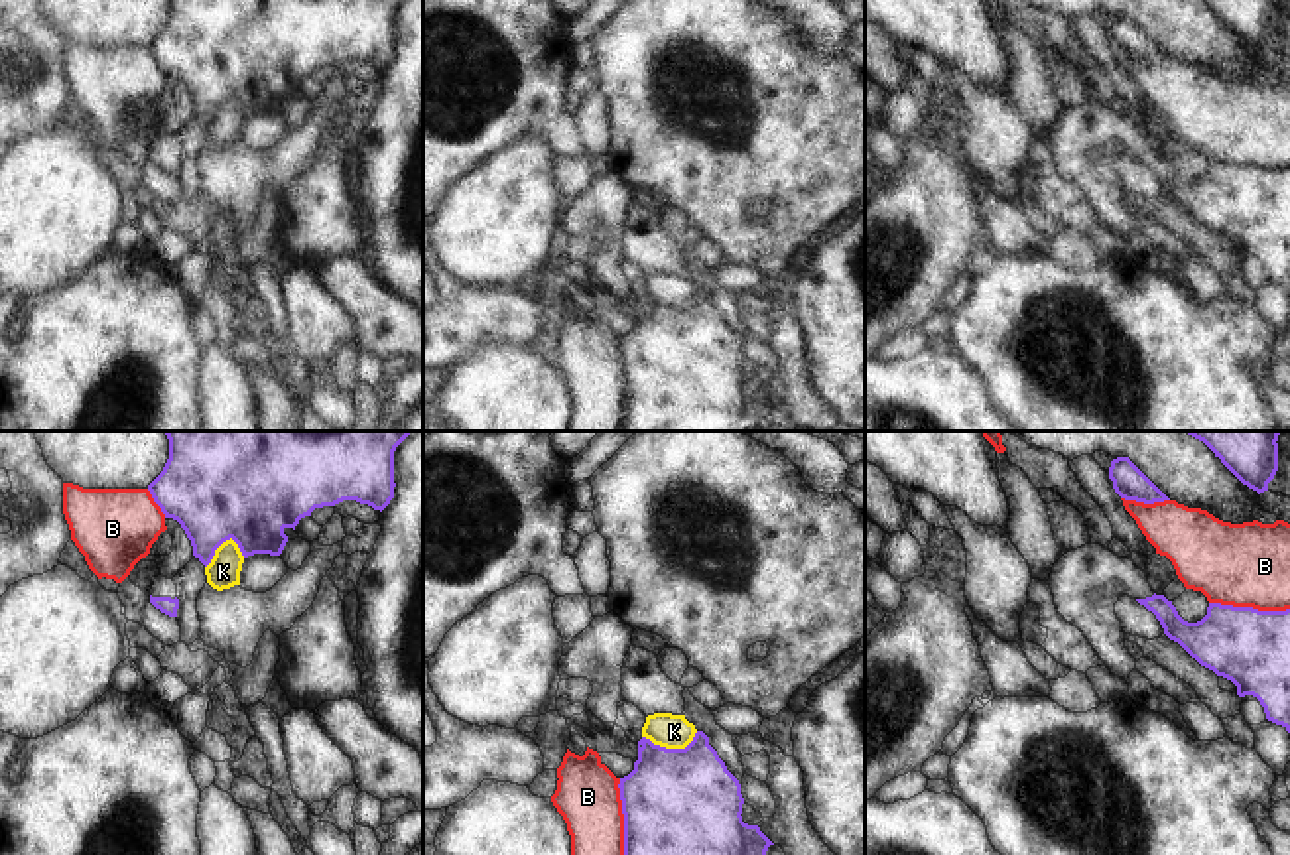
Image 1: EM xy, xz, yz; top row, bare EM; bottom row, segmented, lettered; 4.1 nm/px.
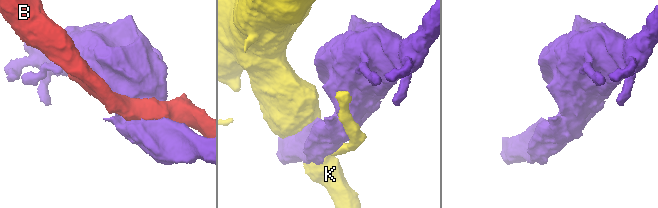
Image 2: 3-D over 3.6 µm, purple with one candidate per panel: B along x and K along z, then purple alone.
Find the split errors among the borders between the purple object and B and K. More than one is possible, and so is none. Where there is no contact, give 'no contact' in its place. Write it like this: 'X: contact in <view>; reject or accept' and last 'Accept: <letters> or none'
B: contact in yz; reject
K: contact in xz; reject
Accept: none

